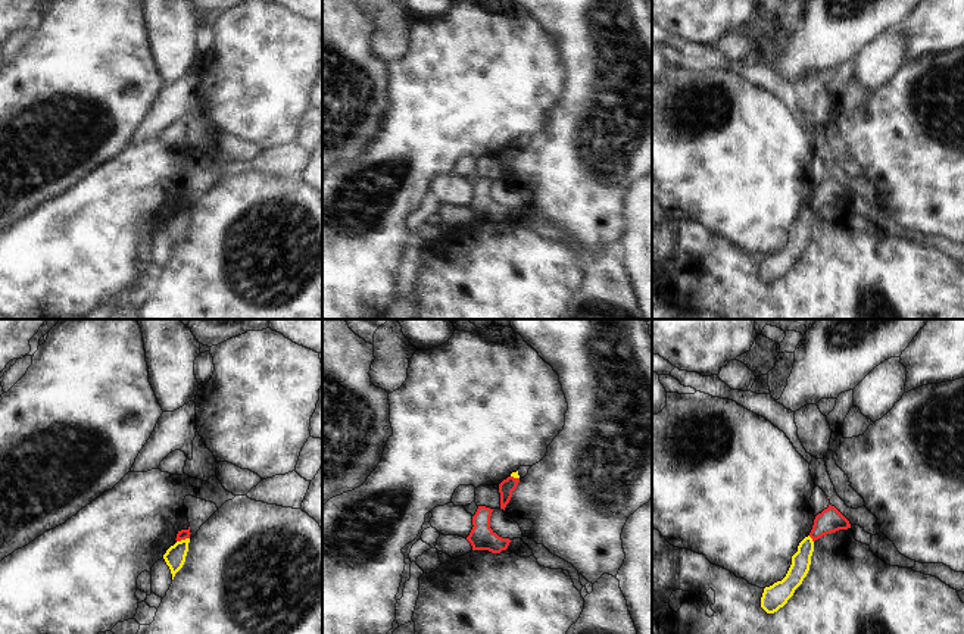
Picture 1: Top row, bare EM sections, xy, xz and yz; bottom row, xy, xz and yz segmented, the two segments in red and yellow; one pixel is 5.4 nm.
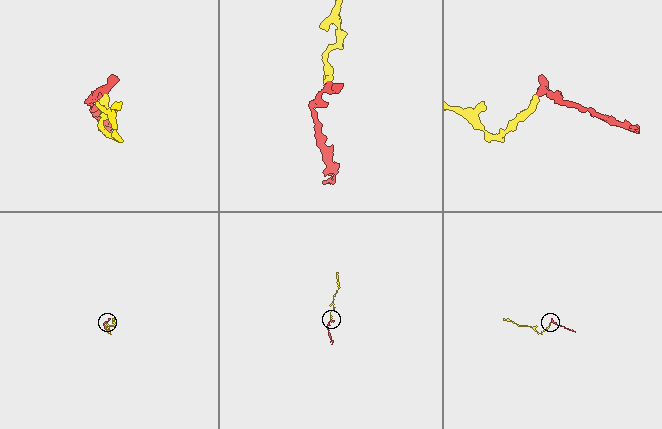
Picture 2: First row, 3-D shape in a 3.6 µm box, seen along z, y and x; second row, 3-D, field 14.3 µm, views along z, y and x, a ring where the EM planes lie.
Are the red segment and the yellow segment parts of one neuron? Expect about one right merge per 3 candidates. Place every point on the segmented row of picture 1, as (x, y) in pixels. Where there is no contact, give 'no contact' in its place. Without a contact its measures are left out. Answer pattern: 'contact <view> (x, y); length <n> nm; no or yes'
contact xy (183, 539); length 80 nm; no

